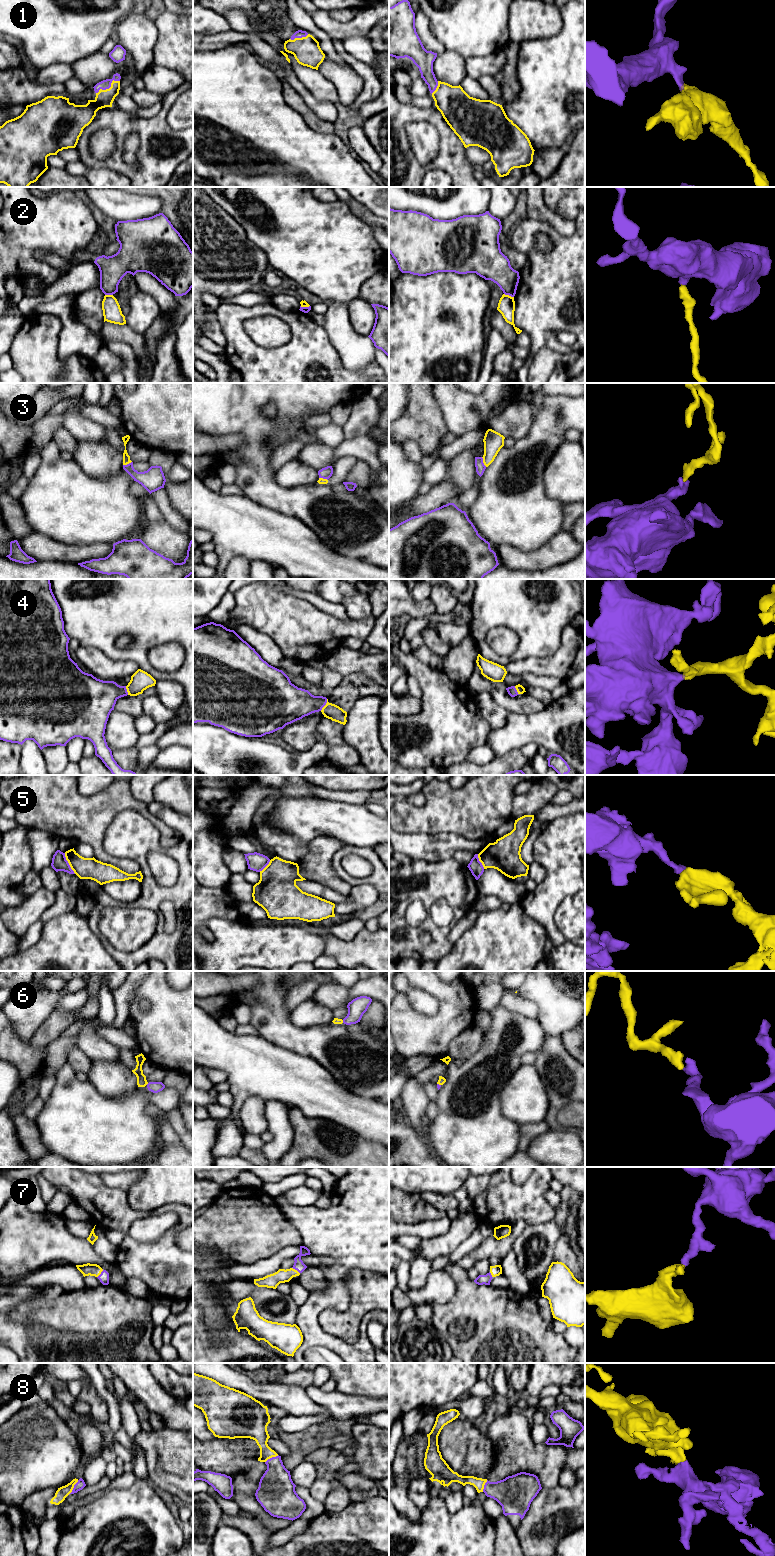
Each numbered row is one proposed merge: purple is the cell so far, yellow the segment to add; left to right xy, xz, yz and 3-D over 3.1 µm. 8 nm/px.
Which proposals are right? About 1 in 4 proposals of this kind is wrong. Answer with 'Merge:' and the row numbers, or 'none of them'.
Merge: 1, 4, 6, 7, 8

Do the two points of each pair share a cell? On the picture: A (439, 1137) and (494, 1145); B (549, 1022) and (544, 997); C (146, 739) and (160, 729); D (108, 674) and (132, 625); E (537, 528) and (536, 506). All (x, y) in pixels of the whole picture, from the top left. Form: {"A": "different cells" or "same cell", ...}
{"A": "same cell", "B": "same cell", "C": "same cell", "D": "different cells", "E": "same cell"}

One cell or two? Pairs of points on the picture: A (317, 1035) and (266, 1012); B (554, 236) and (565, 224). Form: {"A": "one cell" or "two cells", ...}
{"A": "one cell", "B": "two cells"}

